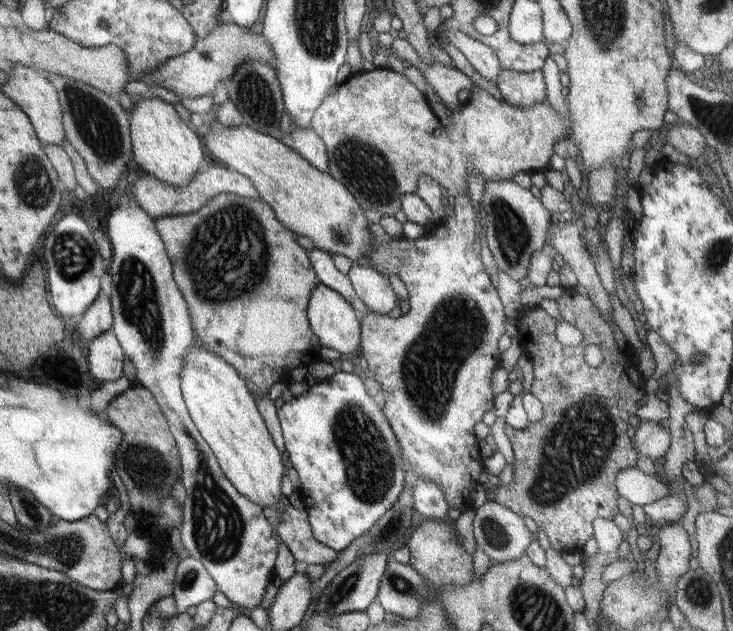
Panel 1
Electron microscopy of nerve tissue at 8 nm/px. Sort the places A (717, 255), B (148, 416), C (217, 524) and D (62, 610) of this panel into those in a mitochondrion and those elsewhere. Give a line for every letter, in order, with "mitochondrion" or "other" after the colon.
A: mitochondrion
B: other
C: mitochondrion
D: mitochondrion

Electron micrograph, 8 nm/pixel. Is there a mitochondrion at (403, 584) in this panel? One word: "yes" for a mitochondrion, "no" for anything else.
yes

